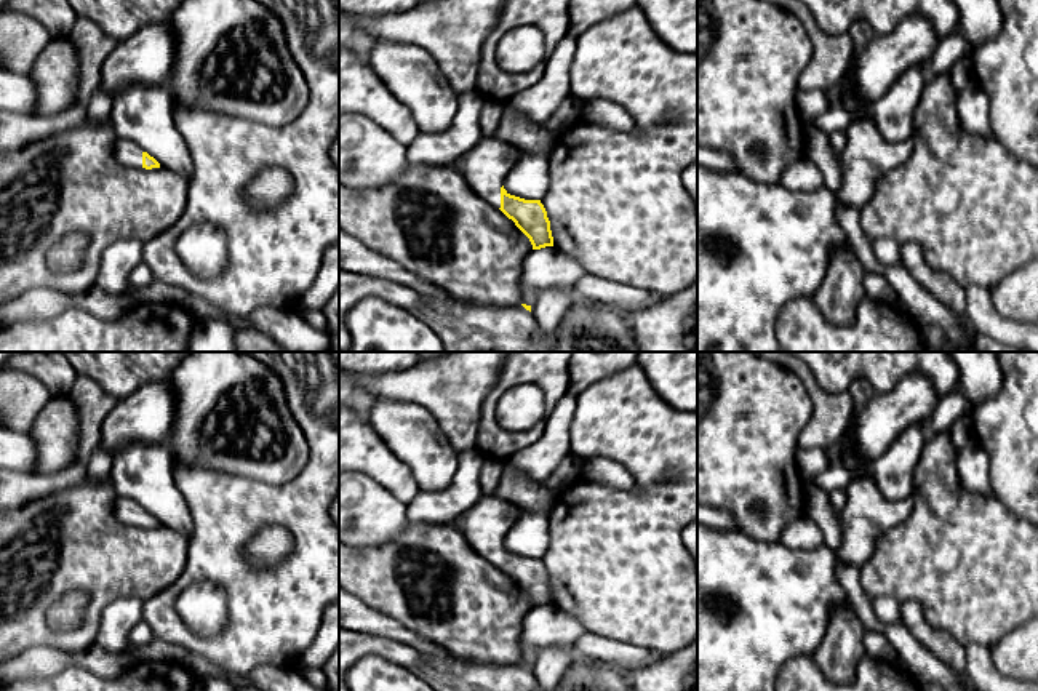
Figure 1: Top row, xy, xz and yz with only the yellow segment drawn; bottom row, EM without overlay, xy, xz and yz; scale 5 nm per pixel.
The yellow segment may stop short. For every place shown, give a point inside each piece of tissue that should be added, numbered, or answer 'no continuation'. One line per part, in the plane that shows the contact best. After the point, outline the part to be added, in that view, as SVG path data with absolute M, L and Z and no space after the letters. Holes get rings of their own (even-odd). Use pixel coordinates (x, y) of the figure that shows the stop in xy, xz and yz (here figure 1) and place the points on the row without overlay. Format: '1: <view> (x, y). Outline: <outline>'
1: xz (485, 525). Outline: M483 496L453 526L481 557L499 568L502 541L520 513L521 509L509 501Z

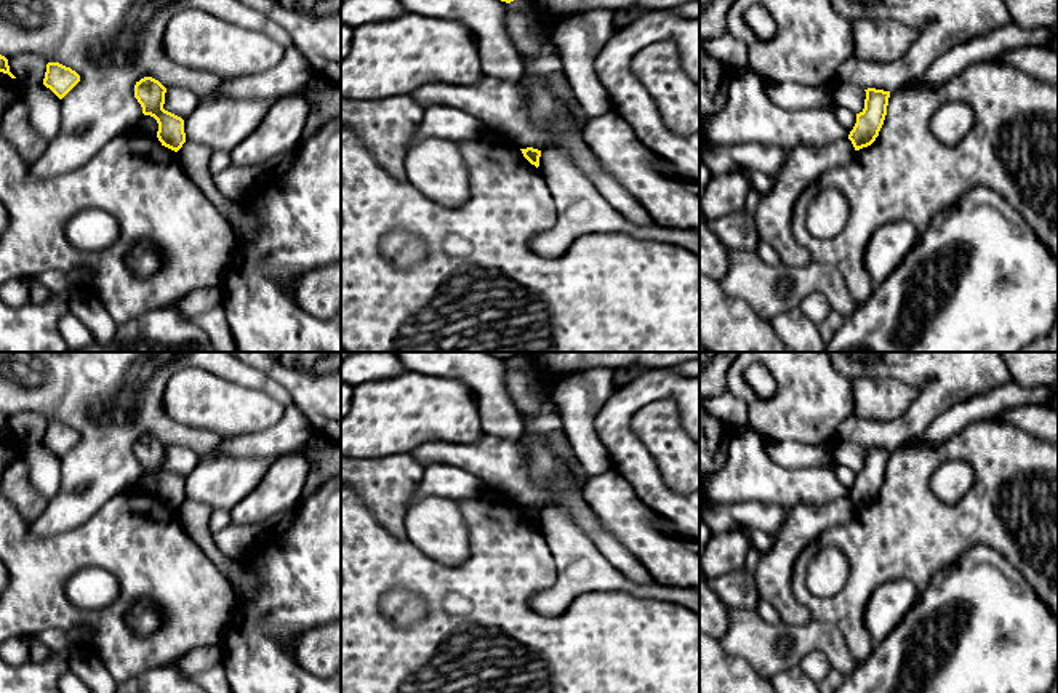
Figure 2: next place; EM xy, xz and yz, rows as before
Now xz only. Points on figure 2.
no continuation

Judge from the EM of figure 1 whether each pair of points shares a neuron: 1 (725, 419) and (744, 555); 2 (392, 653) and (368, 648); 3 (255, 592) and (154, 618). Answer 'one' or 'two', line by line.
1: two
2: one
3: one

